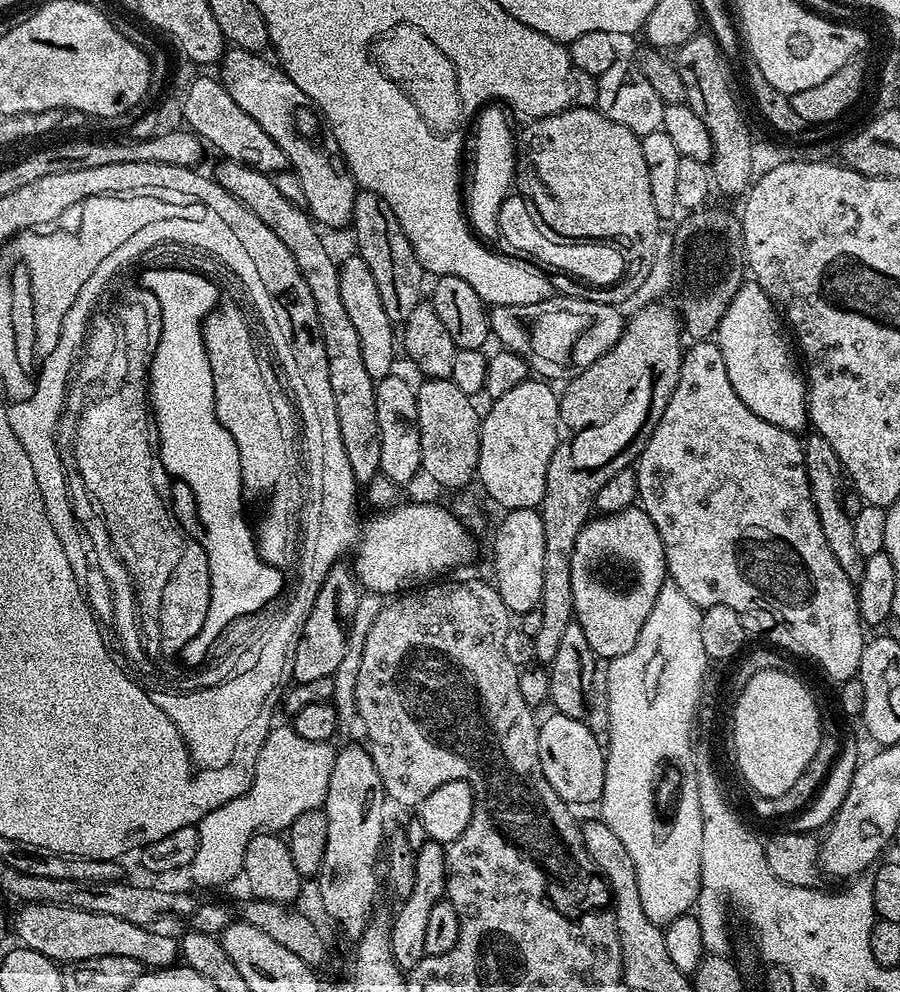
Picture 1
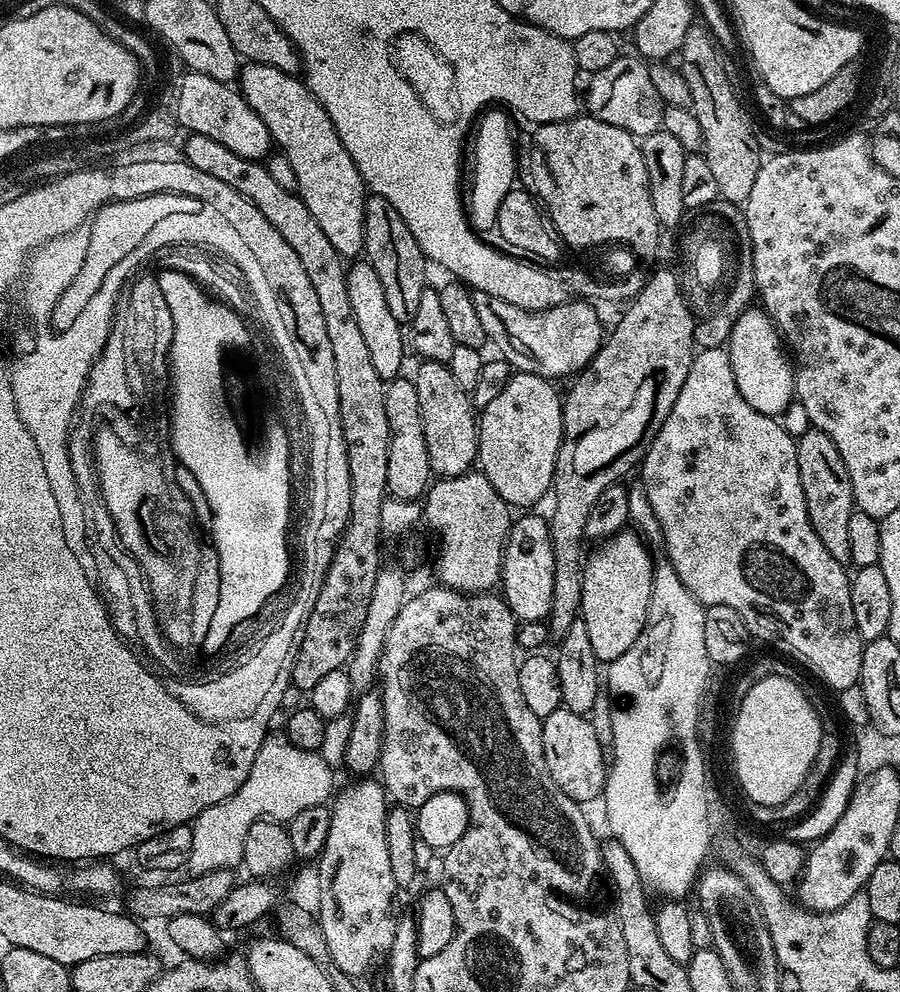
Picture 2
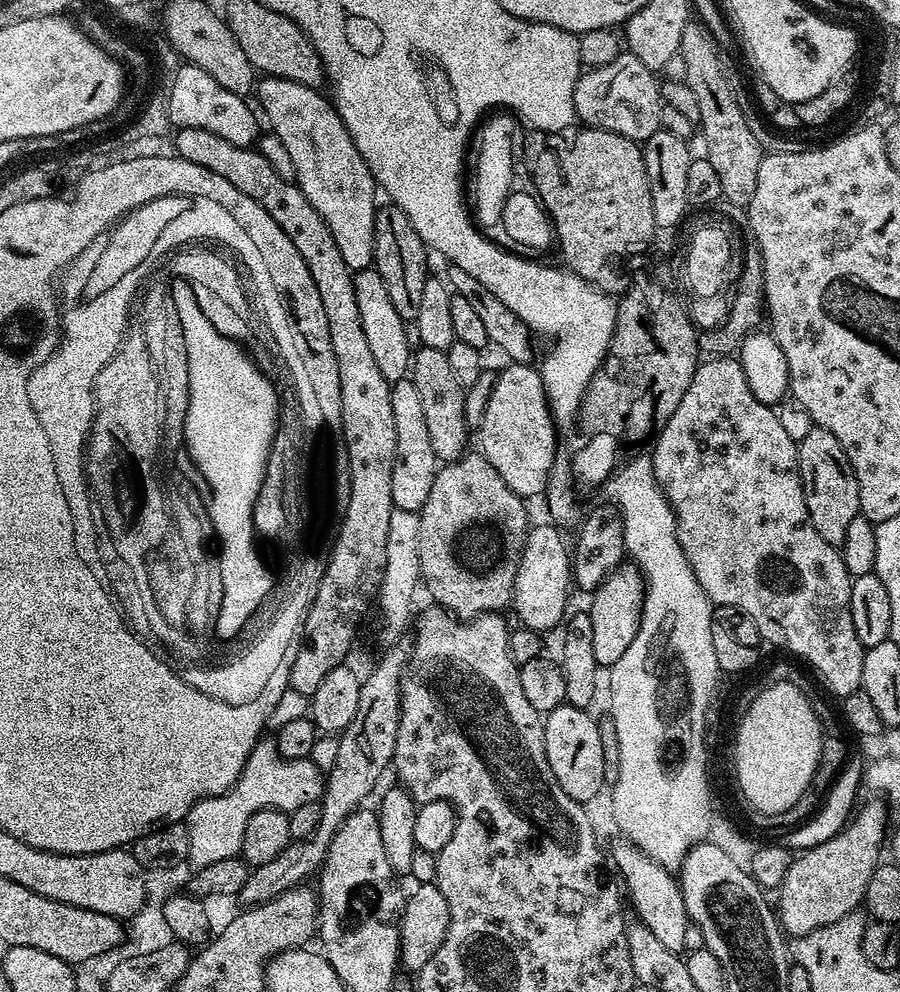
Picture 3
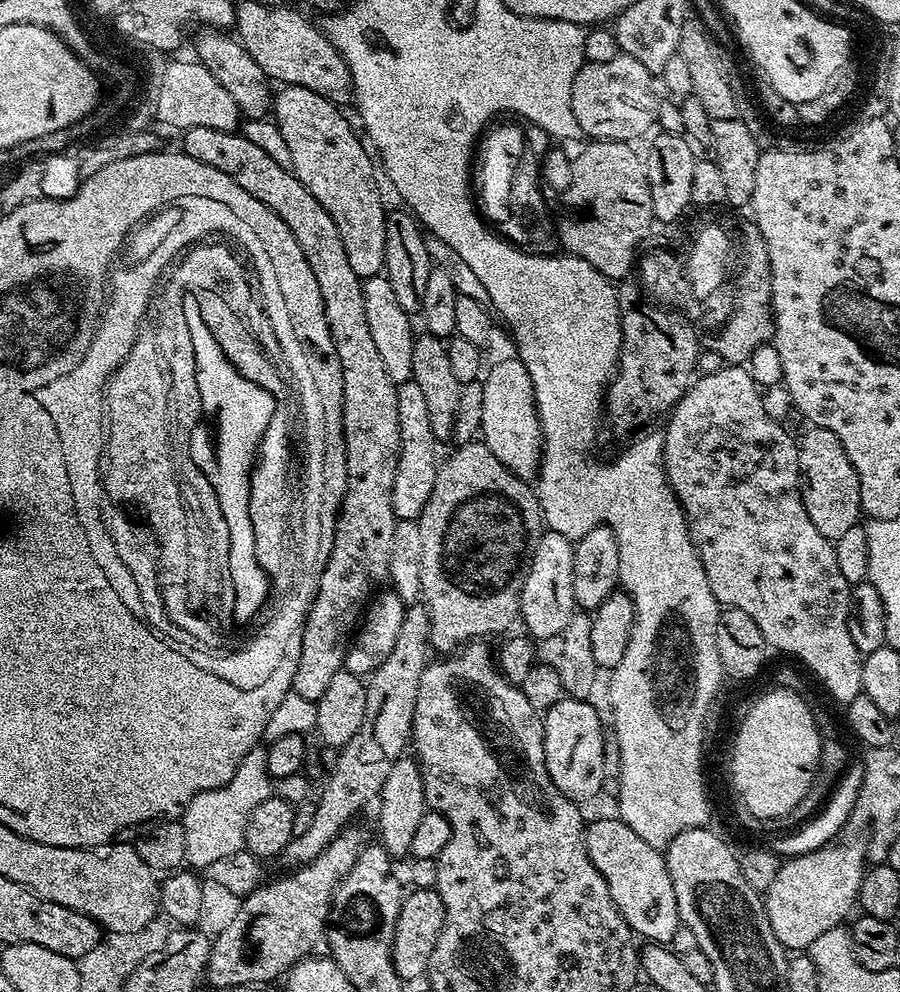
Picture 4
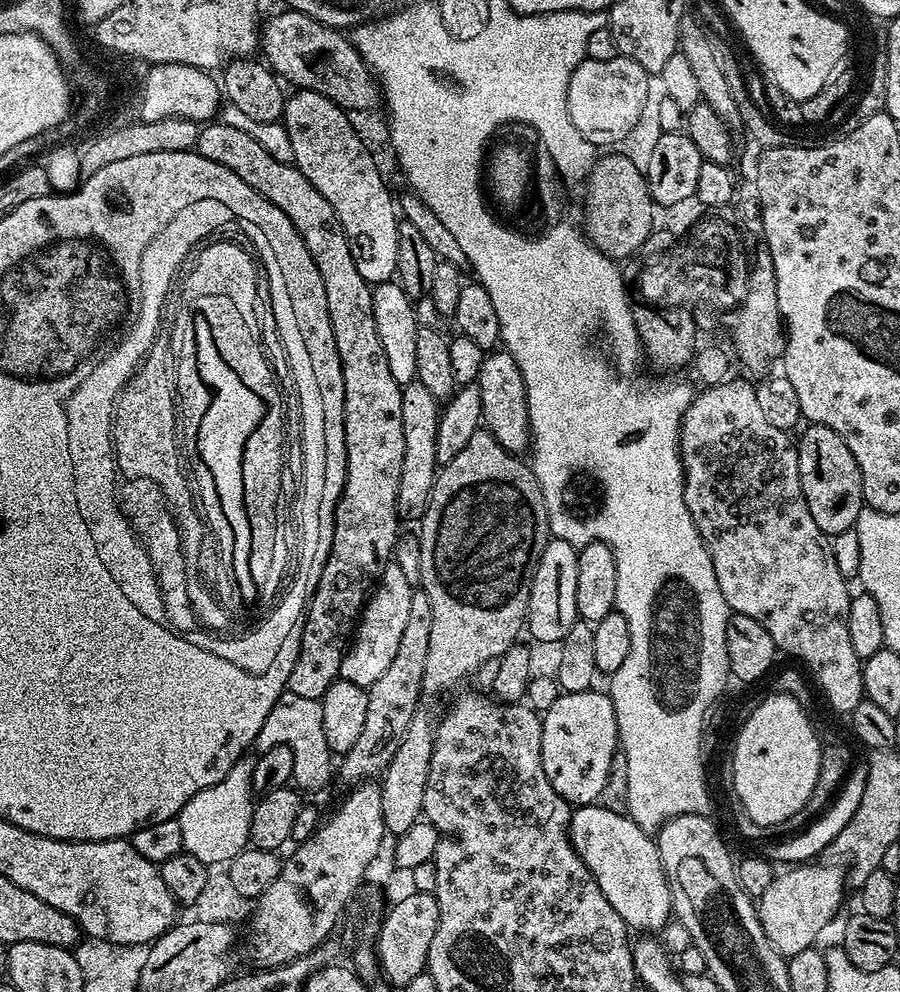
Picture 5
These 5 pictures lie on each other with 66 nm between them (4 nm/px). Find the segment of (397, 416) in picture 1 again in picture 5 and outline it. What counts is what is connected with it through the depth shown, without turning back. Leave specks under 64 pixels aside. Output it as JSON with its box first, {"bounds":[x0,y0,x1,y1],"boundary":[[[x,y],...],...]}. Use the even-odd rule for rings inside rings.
{"bounds":[396,379,442,522],"boundary":[[[418,379],[403,385],[400,393],[402,394],[402,434],[406,438],[406,454],[402,454],[402,478],[398,478],[396,515],[401,521],[416,522],[424,515],[426,506],[430,502],[432,487],[436,481],[438,463],[435,455],[438,451],[438,426],[442,404],[441,401],[434,398],[434,394],[430,394],[430,390],[426,390],[426,386],[422,386],[422,382]]]}

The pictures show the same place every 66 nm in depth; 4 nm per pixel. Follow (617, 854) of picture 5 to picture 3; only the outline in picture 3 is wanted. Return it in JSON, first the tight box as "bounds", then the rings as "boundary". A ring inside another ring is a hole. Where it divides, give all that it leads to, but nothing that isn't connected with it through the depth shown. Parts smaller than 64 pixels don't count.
{"bounds":[610,842,690,953],"boundary":[[[619,842],[612,848],[612,856],[610,852],[610,864],[611,867],[617,868],[620,871],[619,879],[625,880],[628,883],[628,892],[626,888],[626,896],[630,901],[630,908],[634,913],[635,919],[640,920],[646,926],[646,930],[652,931],[654,935],[658,937],[658,942],[662,942],[662,946],[666,946],[666,950],[671,952],[683,953],[685,949],[689,947],[688,944],[688,928],[690,932],[690,921],[688,918],[688,911],[686,910],[686,902],[682,898],[680,893],[680,886],[677,877],[673,875],[667,868],[663,868],[661,864],[655,864],[649,856],[644,853],[641,848],[637,848],[635,844],[629,844],[627,842]]]}

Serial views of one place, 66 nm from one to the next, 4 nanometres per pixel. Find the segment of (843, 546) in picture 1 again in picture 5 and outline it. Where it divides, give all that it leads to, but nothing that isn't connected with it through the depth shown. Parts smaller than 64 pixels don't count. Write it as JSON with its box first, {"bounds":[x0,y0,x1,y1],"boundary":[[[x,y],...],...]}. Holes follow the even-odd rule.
{"bounds":[798,424,866,538],"boundary":[[[808,424],[805,429],[798,436],[798,474],[802,494],[806,498],[806,506],[810,506],[810,514],[818,530],[831,538],[855,528],[858,514],[866,507],[862,474],[858,470],[858,462],[854,462],[854,454],[850,454],[850,446],[846,446],[846,442],[842,442],[830,426]]]}

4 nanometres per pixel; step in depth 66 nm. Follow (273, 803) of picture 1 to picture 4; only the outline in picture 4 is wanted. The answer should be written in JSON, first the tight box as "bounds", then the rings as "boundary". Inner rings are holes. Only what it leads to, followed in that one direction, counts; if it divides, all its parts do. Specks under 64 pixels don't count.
{"bounds":[182,746,309,870],"boundary":[[[257,746],[249,750],[246,758],[234,770],[234,778],[226,782],[226,786],[218,786],[214,790],[199,792],[184,810],[182,823],[186,830],[187,863],[196,870],[207,870],[210,862],[218,862],[218,858],[226,858],[235,852],[245,851],[246,822],[250,814],[254,814],[254,806],[258,802],[266,802],[266,798],[275,795],[284,800],[299,802],[309,799],[307,775],[282,776],[275,781],[268,771],[268,754],[263,747]]]}

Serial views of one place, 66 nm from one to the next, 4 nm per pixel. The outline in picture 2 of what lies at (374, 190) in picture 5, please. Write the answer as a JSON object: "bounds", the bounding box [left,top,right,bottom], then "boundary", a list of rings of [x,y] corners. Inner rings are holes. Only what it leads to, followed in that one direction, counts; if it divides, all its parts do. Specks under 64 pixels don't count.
{"bounds":[238,63,366,258],"boundary":[[[245,63],[238,73],[238,91],[254,114],[266,122],[275,147],[294,168],[296,192],[306,202],[306,210],[314,214],[314,222],[322,226],[322,234],[330,238],[330,246],[342,258],[359,257],[364,250],[366,185],[358,166],[354,166],[354,158],[342,146],[330,114],[303,79],[274,66]]]}

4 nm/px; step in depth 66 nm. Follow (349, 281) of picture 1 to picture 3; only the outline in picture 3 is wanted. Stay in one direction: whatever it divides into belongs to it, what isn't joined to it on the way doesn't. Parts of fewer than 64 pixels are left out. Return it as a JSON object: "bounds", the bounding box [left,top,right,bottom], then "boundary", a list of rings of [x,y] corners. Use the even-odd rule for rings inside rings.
{"bounds":[353,266,413,382],"boundary":[[[375,266],[364,268],[361,272],[353,275],[354,298],[358,301],[358,315],[362,318],[362,330],[366,333],[366,342],[370,346],[370,351],[374,354],[374,362],[378,370],[382,370],[382,378],[389,382],[403,380],[409,375],[412,362],[413,345],[408,345],[408,336],[410,340],[409,325],[400,317],[398,310],[394,310],[394,302],[390,302],[390,294],[386,290],[386,282],[382,282],[382,274],[378,274]]]}

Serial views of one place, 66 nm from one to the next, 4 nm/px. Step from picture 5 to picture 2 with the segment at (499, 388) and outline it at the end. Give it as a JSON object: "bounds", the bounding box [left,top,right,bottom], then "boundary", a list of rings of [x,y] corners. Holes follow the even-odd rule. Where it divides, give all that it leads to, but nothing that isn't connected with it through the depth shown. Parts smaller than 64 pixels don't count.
{"bounds":[478,371,564,510],"boundary":[[[513,371],[502,392],[491,399],[478,416],[480,430],[480,451],[478,453],[478,468],[487,477],[494,490],[513,509],[528,510],[531,504],[547,497],[552,490],[552,479],[556,469],[556,459],[560,443],[564,440],[564,406],[561,393],[551,379],[529,372]]]}

